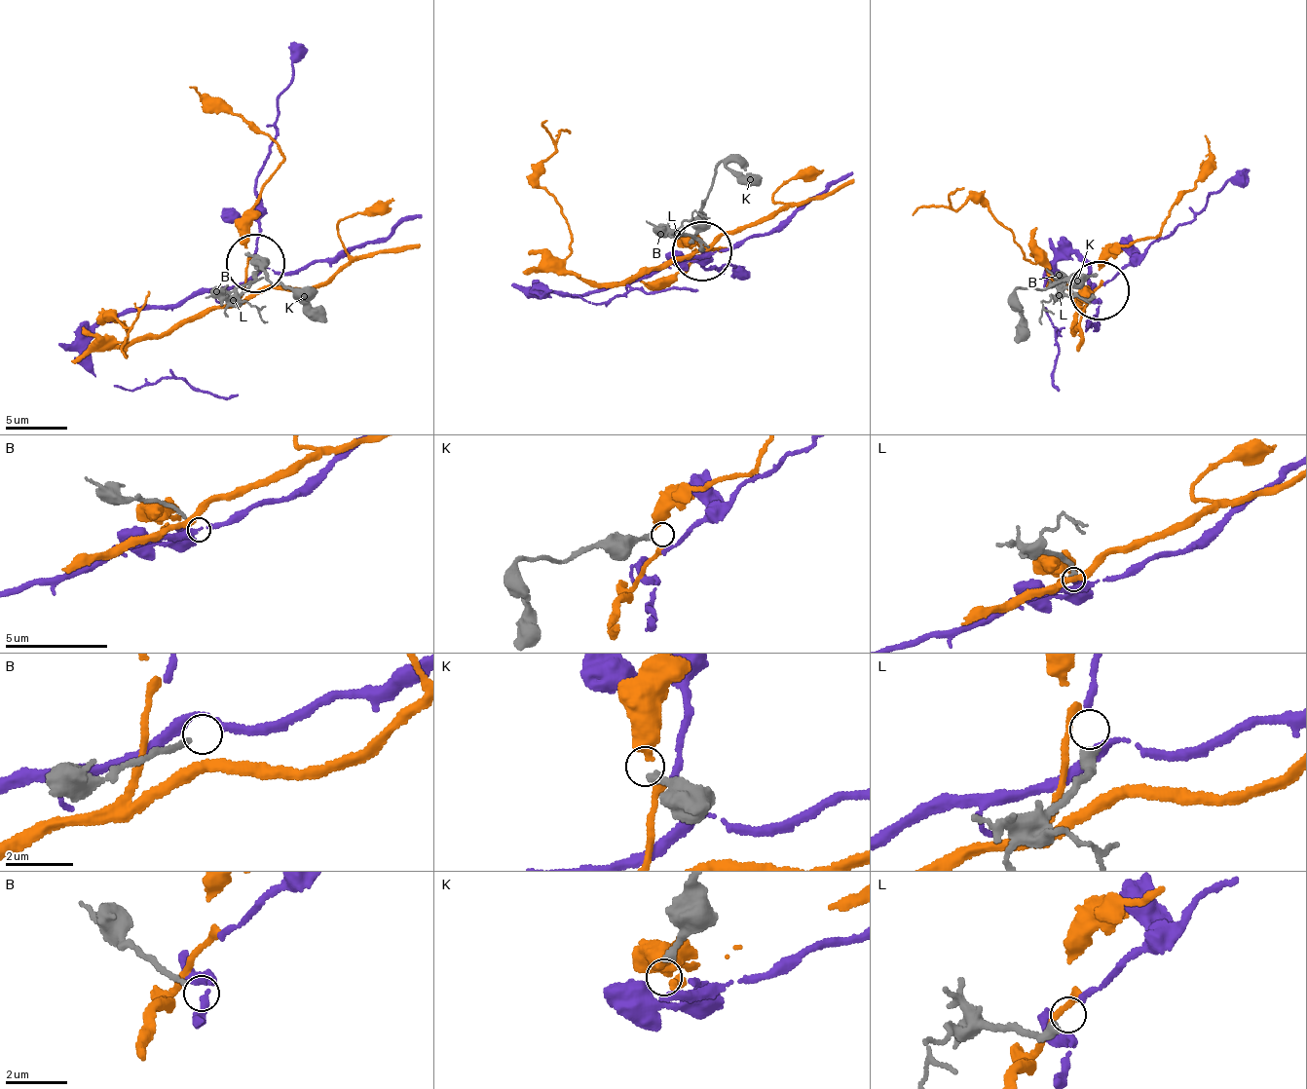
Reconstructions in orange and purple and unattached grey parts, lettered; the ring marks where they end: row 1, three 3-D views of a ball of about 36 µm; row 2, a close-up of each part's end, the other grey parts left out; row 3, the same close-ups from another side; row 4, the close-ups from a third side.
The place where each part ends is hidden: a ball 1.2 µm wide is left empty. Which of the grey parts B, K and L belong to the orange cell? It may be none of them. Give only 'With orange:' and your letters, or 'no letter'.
With orange: no letter

